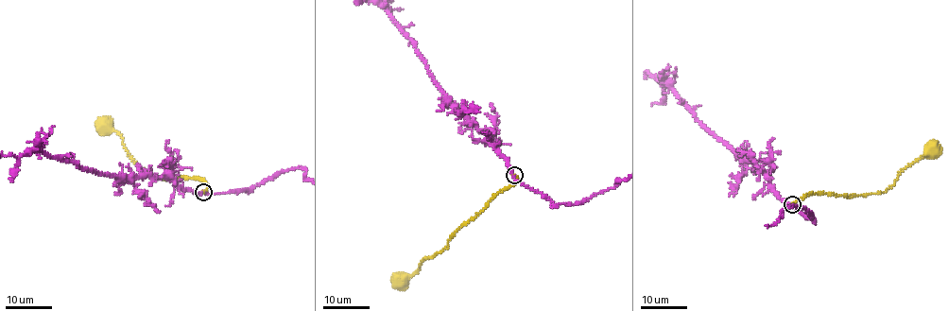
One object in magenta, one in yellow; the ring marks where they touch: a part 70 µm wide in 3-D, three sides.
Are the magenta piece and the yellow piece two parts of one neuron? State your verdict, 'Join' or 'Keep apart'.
Join

